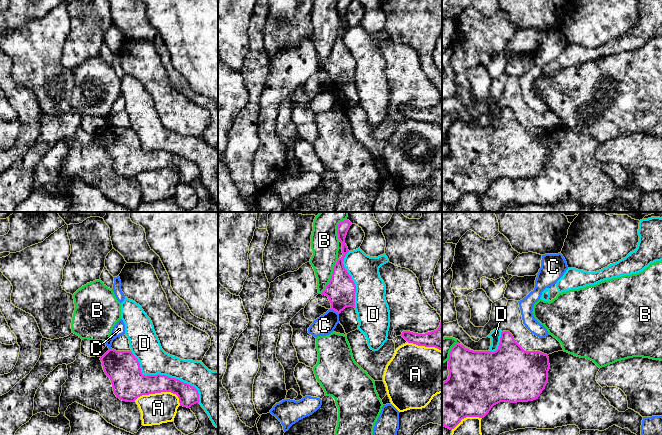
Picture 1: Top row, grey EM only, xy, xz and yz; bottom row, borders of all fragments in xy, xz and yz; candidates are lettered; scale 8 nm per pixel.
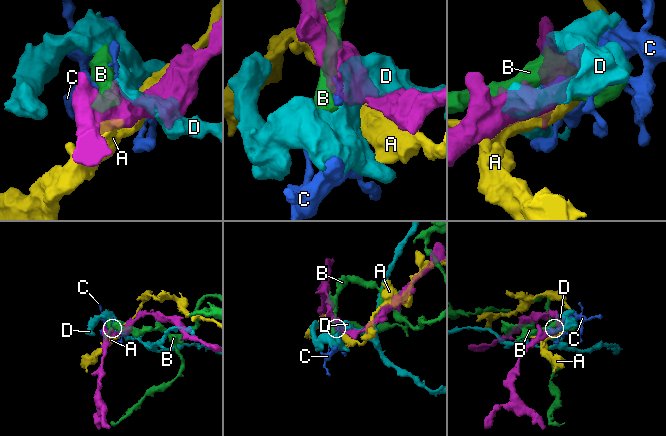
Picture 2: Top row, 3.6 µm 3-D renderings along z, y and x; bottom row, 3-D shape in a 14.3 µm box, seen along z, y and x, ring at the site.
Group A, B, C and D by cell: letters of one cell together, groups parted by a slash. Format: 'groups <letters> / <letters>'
groups A / B / C / D

